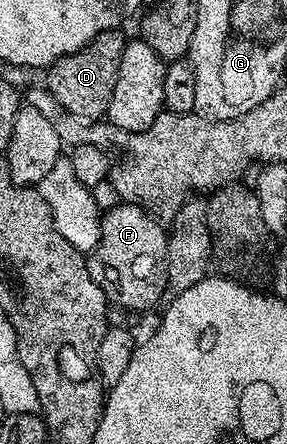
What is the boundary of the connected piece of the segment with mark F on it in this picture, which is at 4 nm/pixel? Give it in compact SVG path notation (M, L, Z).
M120 203L102 214L99 226L101 239L97 250L101 265L111 265L115 273L139 273L139 277L107 277L102 271L95 273L95 281L103 288L108 302L112 306L120 305L123 309L151 309L163 301L163 293L167 290L167 233L164 226L156 221L150 213L146 213L140 205Z

